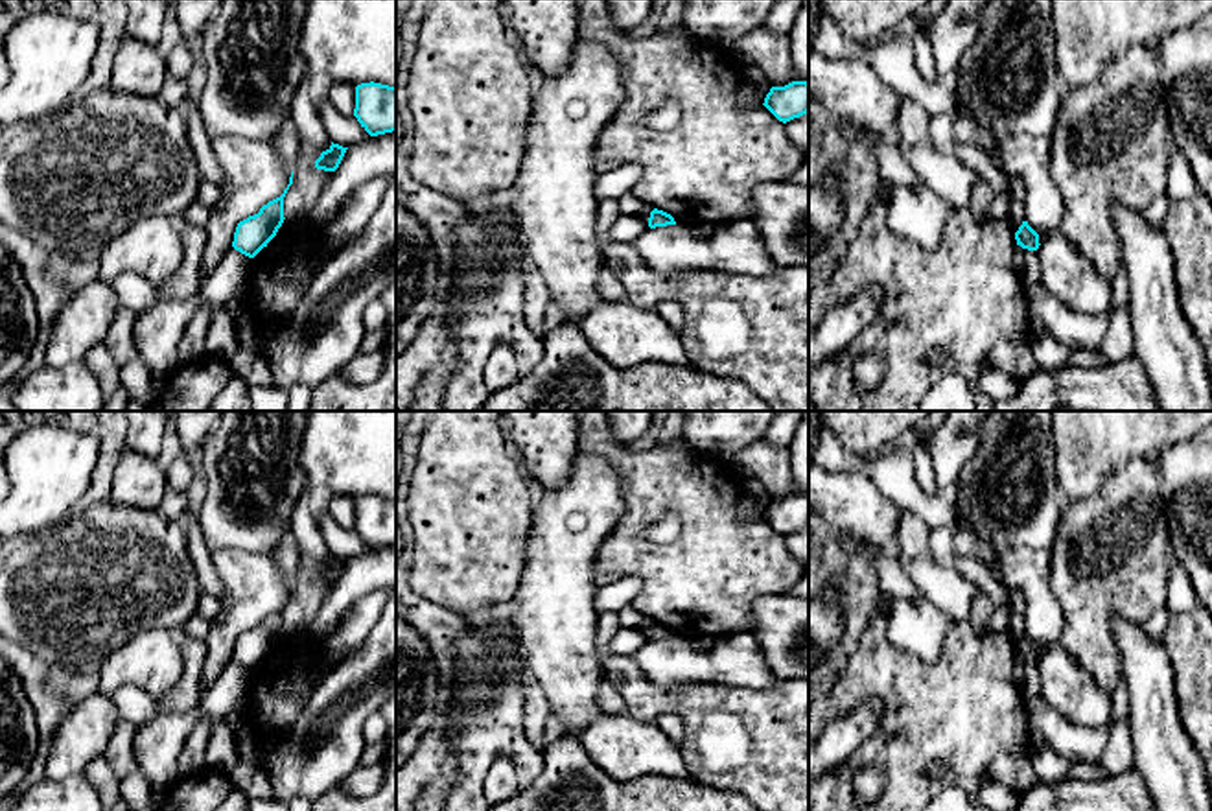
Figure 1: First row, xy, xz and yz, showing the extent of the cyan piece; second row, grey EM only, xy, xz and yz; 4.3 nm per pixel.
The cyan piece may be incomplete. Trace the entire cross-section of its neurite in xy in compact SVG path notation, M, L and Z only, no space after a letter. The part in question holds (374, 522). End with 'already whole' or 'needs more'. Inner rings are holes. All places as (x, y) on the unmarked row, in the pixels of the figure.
M357 498L354 529L370 549L396 544L396 500Z; already whole

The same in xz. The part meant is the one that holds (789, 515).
M792 494L772 500L763 518L783 536L799 531L809 525L809 496Z; already whole

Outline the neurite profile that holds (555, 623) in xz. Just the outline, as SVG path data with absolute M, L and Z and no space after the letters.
M578 452L573 459L569 479L556 490L543 490L542 501L532 507L532 523L525 544L525 568L519 581L519 606L514 616L514 634L523 649L529 676L536 680L549 702L551 713L565 724L565 734L575 739L600 713L597 689L604 675L602 654L595 647L597 610L593 606L599 586L593 581L593 562L599 546L619 523L626 511L624 485L615 466L593 453Z

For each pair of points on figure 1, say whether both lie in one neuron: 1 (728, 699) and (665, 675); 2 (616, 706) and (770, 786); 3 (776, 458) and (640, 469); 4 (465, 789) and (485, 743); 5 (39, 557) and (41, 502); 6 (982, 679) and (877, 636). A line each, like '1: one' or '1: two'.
1: two
2: two
3: two
4: one
5: two
6: one

